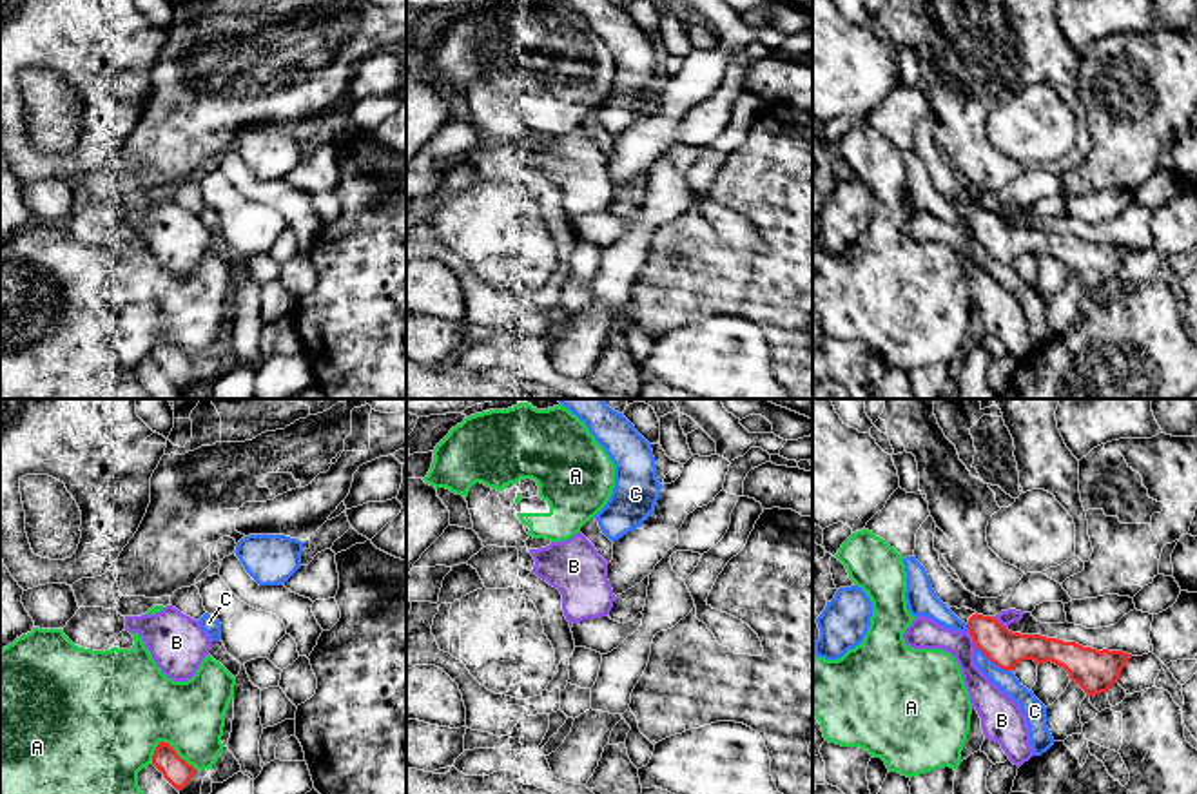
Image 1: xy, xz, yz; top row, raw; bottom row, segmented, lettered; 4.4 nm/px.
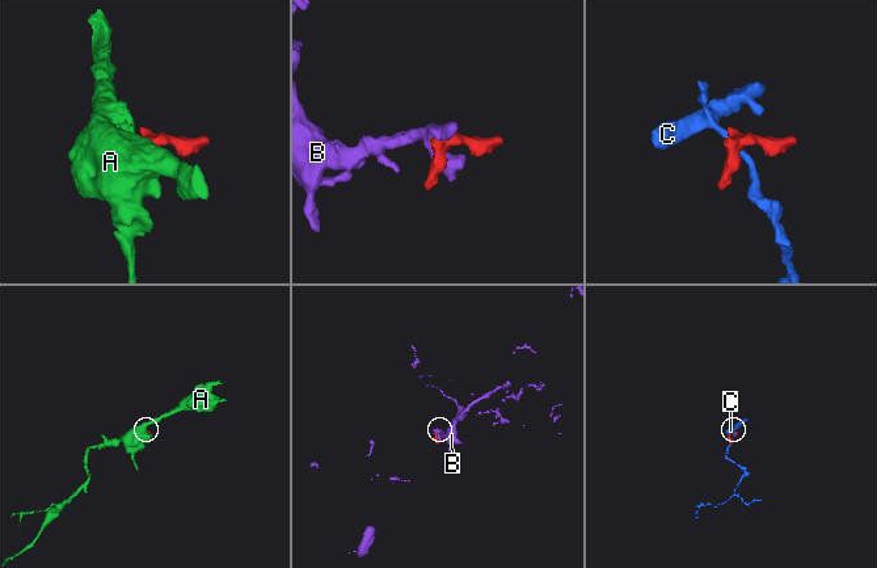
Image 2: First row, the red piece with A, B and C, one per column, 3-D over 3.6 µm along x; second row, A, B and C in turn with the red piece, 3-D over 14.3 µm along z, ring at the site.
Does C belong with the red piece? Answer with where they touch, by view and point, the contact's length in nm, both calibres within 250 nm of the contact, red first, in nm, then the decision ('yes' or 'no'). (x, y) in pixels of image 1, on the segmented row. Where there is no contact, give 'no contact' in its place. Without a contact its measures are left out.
yz (992, 662) | 200 nm | 160/90 nm | no

